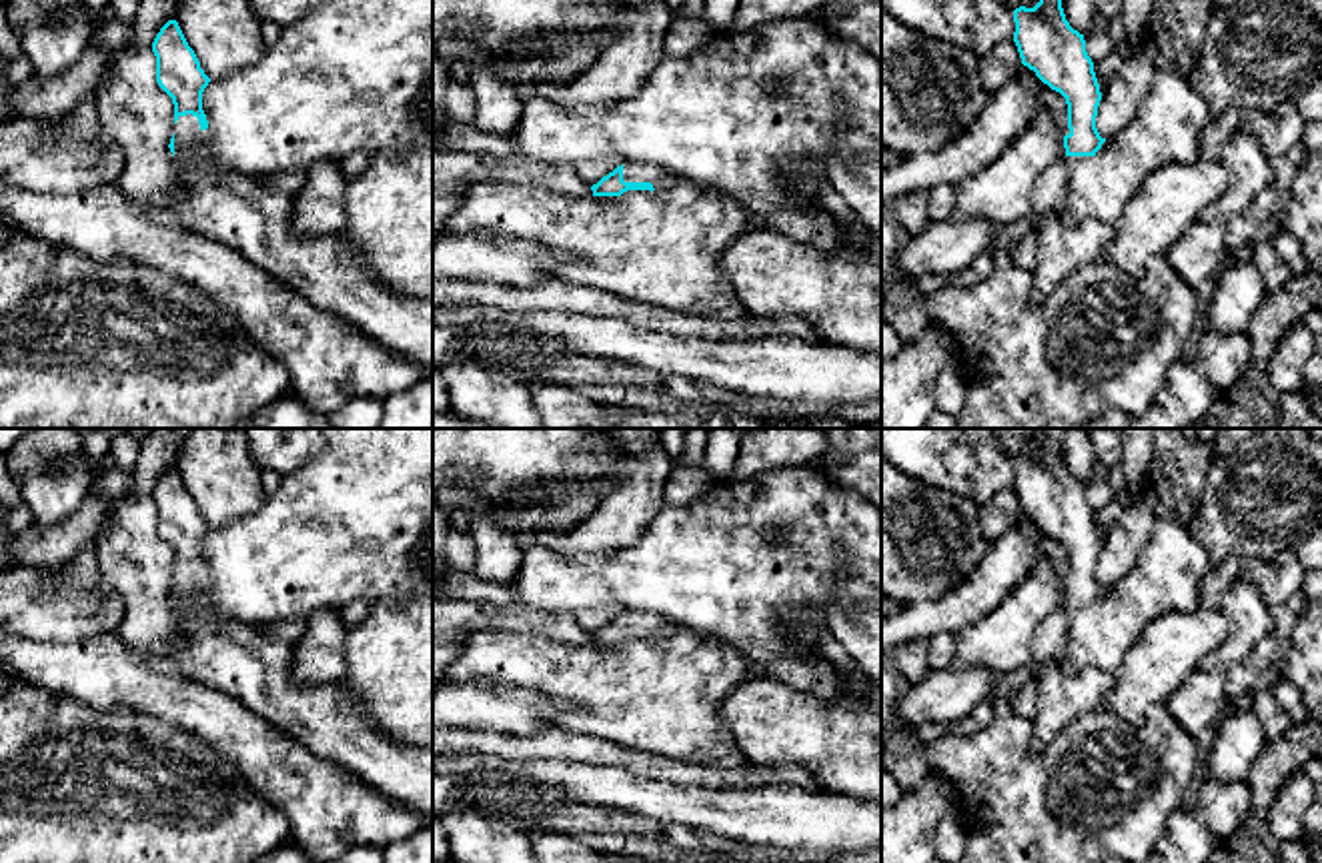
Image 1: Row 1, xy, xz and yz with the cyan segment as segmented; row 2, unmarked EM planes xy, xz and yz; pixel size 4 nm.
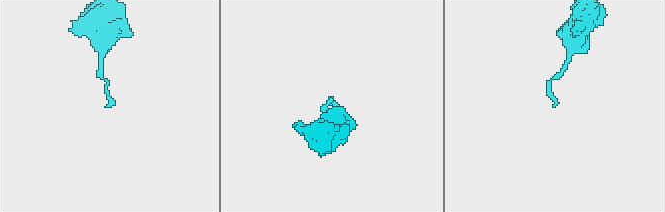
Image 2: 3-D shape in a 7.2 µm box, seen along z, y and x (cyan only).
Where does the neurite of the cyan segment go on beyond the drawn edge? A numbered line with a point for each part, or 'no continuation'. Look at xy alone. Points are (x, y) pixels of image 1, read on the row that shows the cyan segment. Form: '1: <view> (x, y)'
1: xy (235, 209)

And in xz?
1: xz (662, 249)

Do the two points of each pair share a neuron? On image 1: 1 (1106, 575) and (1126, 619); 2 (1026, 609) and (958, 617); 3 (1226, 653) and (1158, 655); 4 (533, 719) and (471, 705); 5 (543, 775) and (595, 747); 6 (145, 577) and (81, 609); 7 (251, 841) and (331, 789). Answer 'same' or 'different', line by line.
1: different
2: different
3: different
4: same
5: different
6: different
7: different

